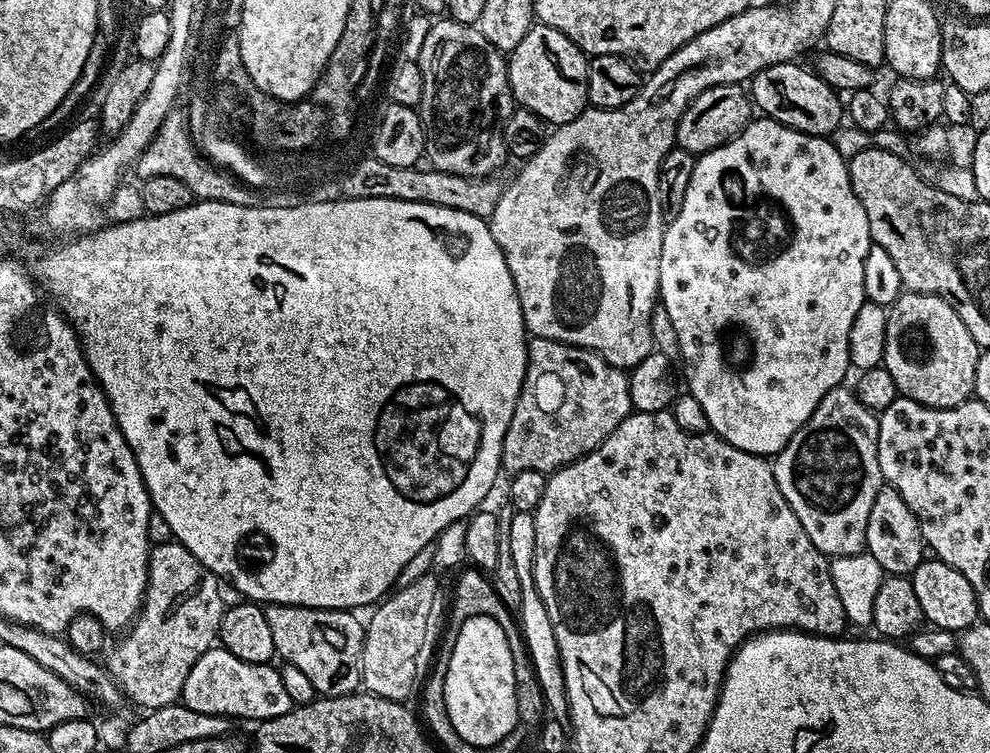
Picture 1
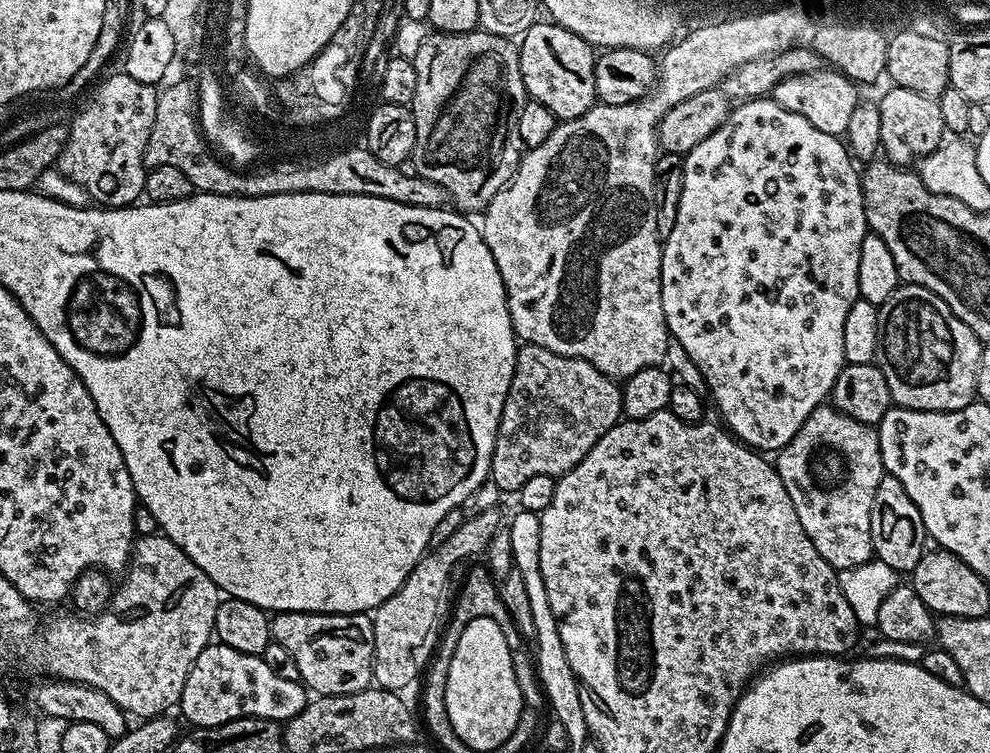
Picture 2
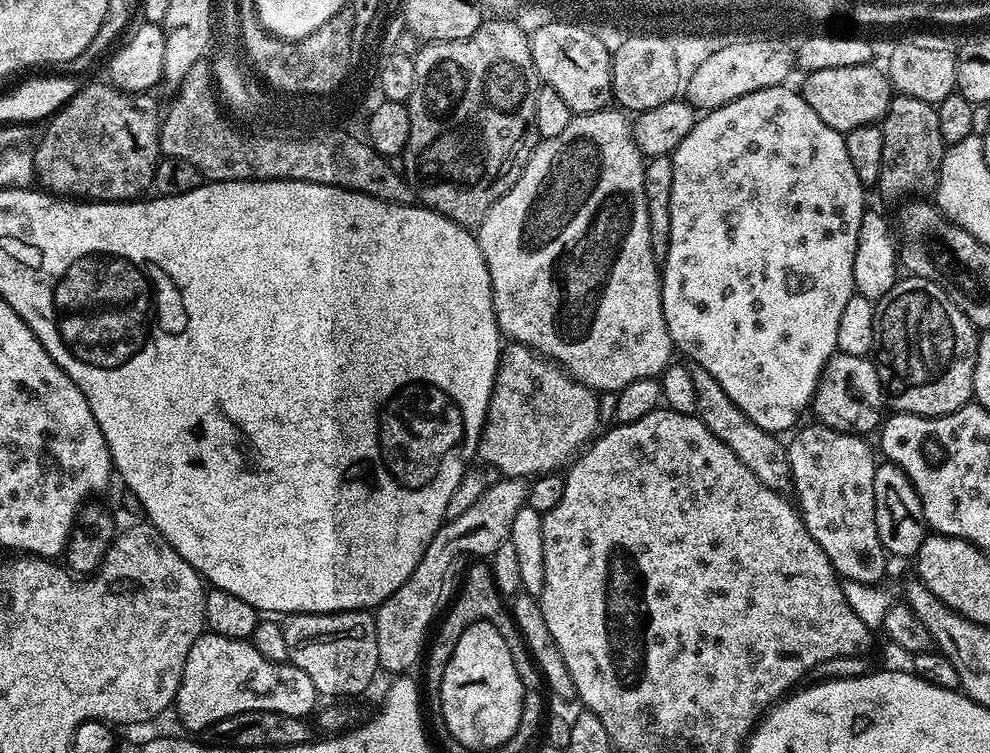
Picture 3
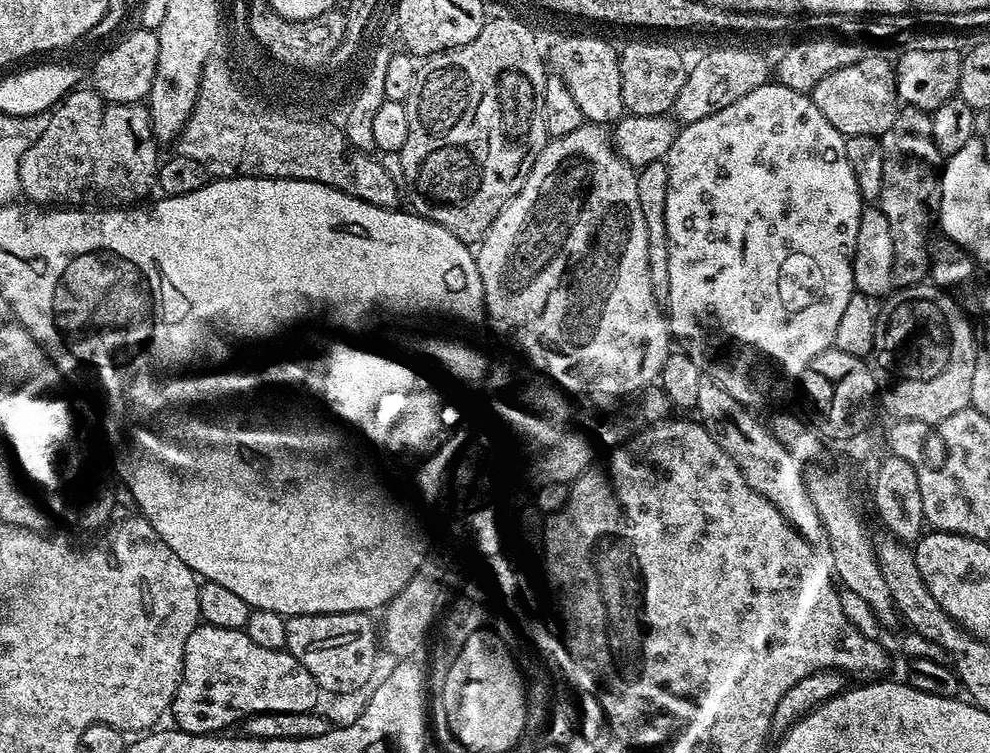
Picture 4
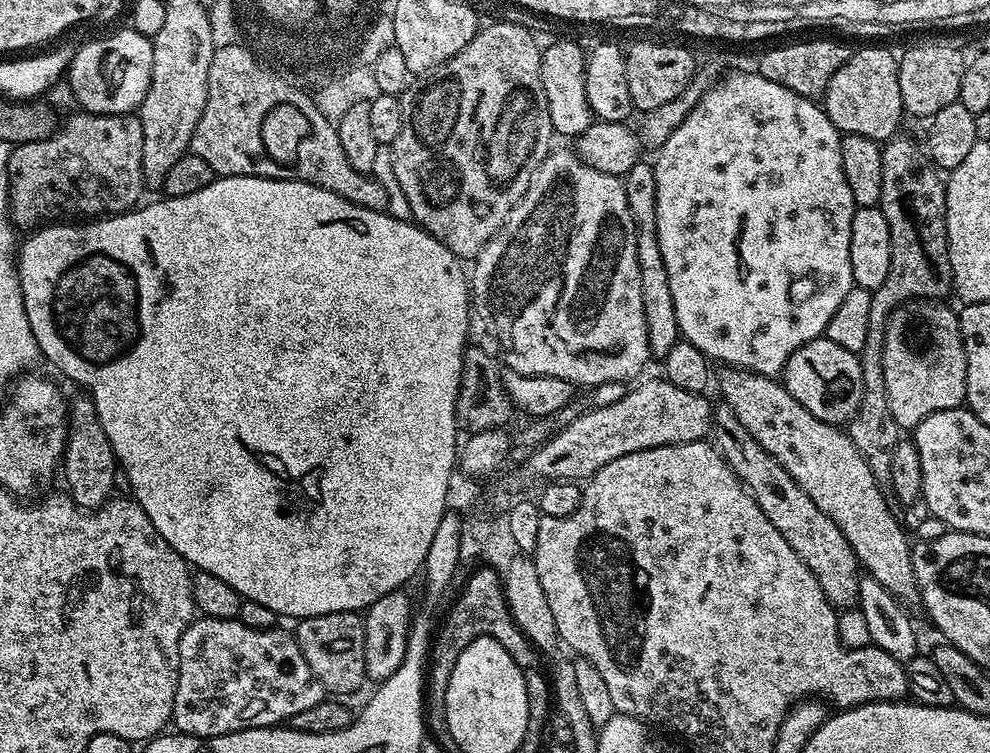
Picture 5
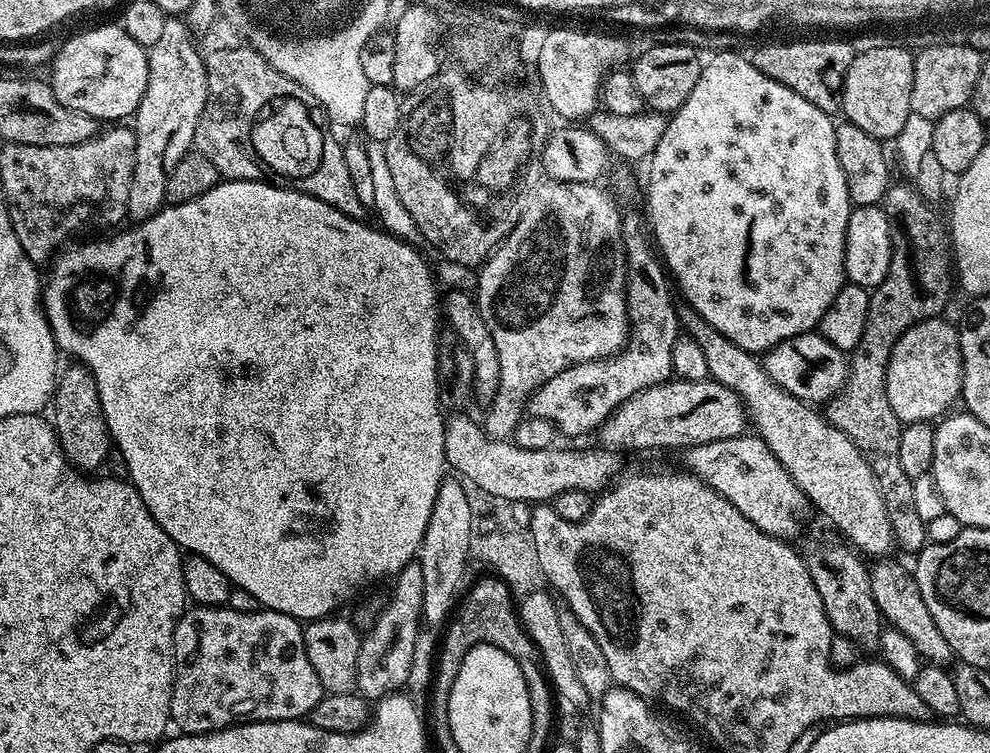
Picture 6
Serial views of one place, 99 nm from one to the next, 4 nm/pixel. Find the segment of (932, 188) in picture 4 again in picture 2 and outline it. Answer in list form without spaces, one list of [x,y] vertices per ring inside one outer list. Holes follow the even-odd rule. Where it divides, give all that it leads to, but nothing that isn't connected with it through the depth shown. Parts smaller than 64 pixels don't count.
[[[895,86],[878,100],[882,114],[880,147],[888,163],[912,166],[944,144],[946,129],[942,122],[942,106],[935,96],[918,94]],[[913,163],[913,164],[912,164]]]

